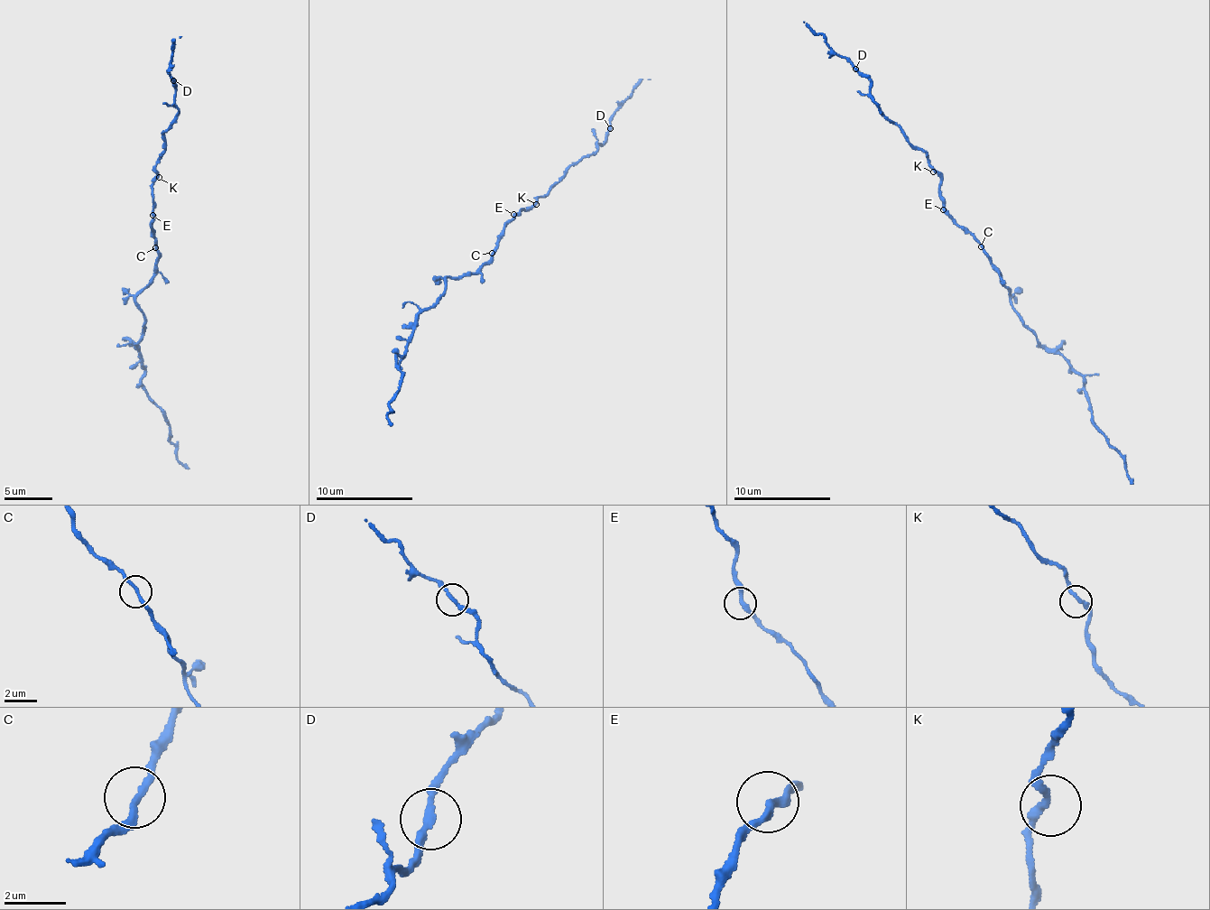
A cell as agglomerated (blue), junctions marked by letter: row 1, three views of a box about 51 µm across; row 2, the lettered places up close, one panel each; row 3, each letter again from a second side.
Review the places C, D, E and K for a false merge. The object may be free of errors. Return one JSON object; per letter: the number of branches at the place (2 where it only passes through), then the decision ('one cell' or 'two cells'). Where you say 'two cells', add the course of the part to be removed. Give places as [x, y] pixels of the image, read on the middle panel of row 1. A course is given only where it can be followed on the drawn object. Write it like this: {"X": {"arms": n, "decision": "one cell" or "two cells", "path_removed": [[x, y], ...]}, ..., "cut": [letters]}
{"C": {"arms": 2, "decision": "one cell"}, "D": {"arms": 2, "decision": "one cell"}, "E": {"arms": 2, "decision": "one cell"}, "K": {"arms": 2, "decision": "one cell"}, "cut": []}

